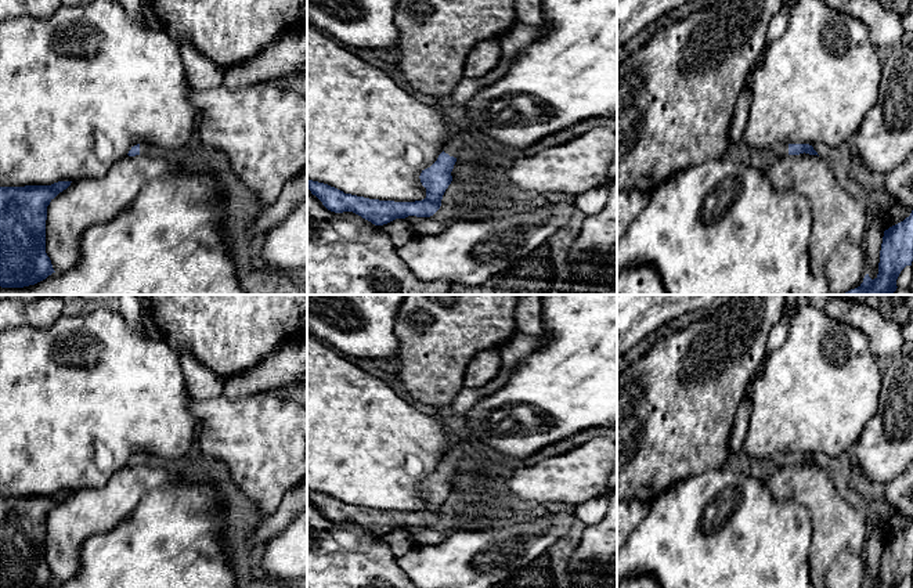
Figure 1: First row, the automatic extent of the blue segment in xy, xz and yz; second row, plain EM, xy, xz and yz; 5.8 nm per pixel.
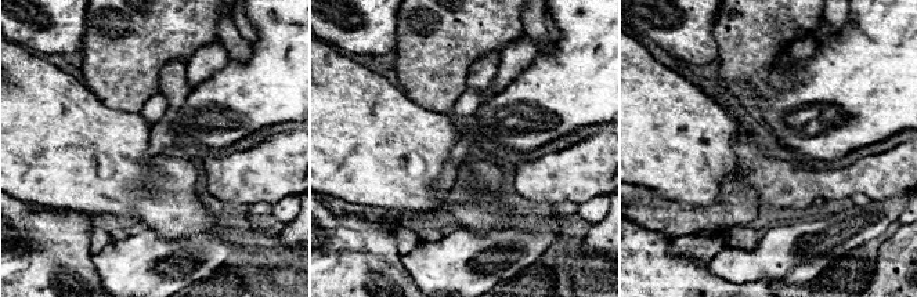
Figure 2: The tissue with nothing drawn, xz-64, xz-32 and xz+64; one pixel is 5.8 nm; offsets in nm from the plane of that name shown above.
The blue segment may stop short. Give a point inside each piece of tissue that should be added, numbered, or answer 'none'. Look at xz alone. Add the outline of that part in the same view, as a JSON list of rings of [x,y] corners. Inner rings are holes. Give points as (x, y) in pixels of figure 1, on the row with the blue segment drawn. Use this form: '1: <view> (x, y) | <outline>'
1: xz (454, 147) | [[[455,137],[455,138],[448,140],[448,143],[444,147],[444,152],[454,158],[462,156],[465,152],[462,149],[461,138]]]

